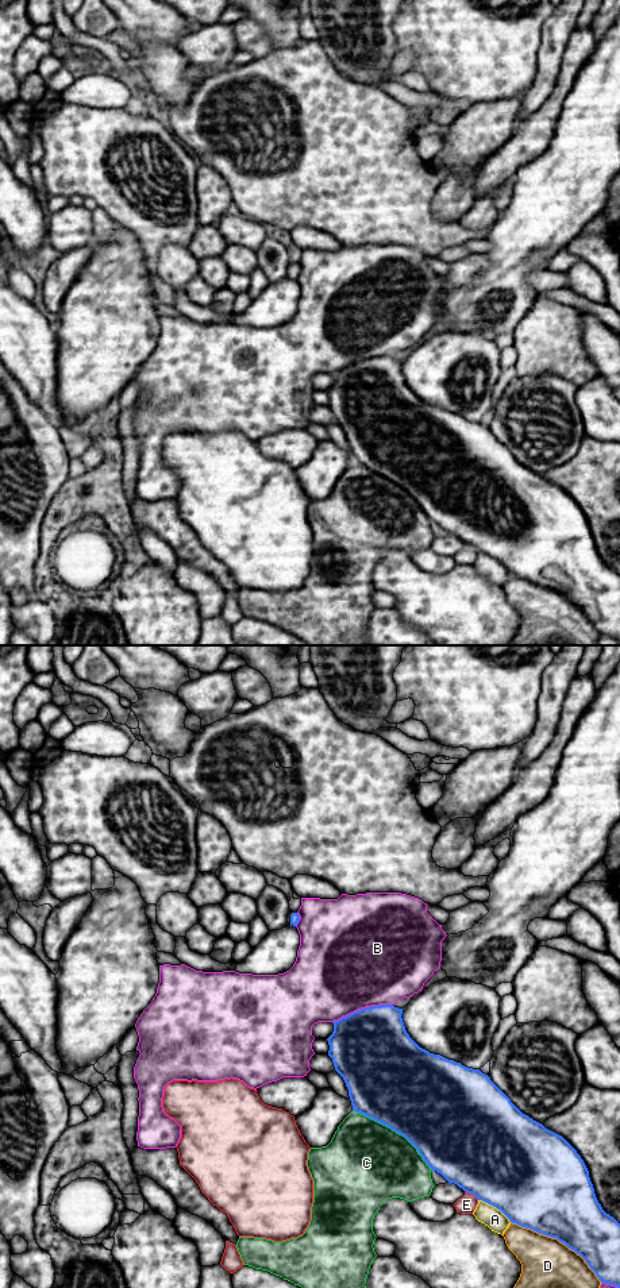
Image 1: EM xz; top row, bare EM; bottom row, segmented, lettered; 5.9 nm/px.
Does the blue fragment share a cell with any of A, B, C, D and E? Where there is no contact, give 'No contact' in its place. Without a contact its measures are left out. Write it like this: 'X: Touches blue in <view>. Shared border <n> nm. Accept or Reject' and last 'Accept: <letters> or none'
A: Touches blue in xz. Shared border 240 nm. Reject
B: Touches blue in xz. Shared border 380 nm. Reject
C: Touches blue in xz. Shared border 600 nm. Reject
D: Touches blue in xz. Shared border 650 nm. Reject
E: Touches blue in xz. Shared border 100 nm. Reject
Accept: none

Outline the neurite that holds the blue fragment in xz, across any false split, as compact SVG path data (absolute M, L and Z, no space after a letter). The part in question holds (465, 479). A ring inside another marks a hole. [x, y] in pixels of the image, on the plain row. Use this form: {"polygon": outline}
{"polygon": "M378 356L332 374L328 408L346 435L353 462L404 487L448 535L496 559L509 574L557 590L579 606L601 635L620 640L620 575L598 555L577 502L562 487L523 466L480 421L420 400L407 385L401 366L403 360L393 356Z"}

